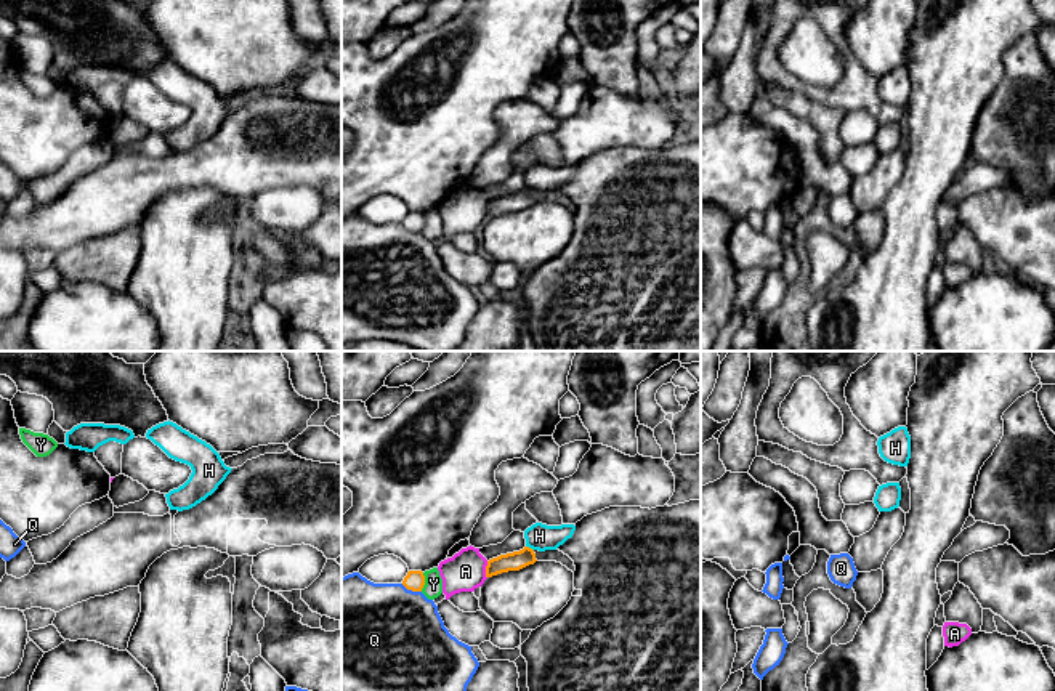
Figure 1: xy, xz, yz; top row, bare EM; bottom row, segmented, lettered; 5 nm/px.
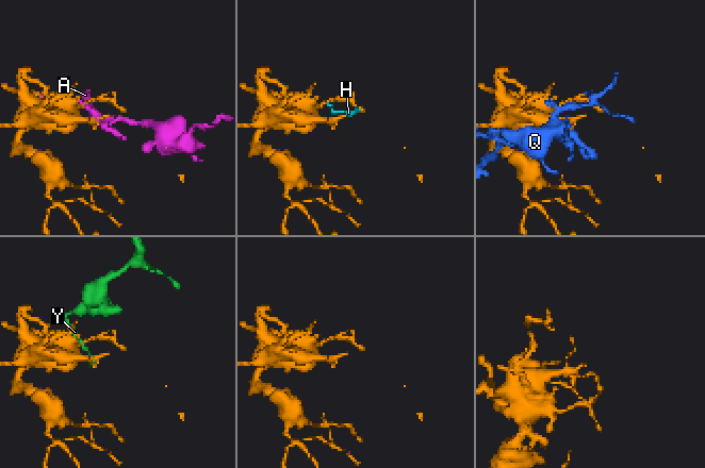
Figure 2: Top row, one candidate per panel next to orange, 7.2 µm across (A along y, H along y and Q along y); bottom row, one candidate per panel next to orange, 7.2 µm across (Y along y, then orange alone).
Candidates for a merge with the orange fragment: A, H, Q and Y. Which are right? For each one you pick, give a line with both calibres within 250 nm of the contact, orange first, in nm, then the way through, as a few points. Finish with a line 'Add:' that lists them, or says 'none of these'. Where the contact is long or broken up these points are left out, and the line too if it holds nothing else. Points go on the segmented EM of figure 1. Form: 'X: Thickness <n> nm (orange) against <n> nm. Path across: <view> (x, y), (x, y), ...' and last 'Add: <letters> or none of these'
Add: none of these

